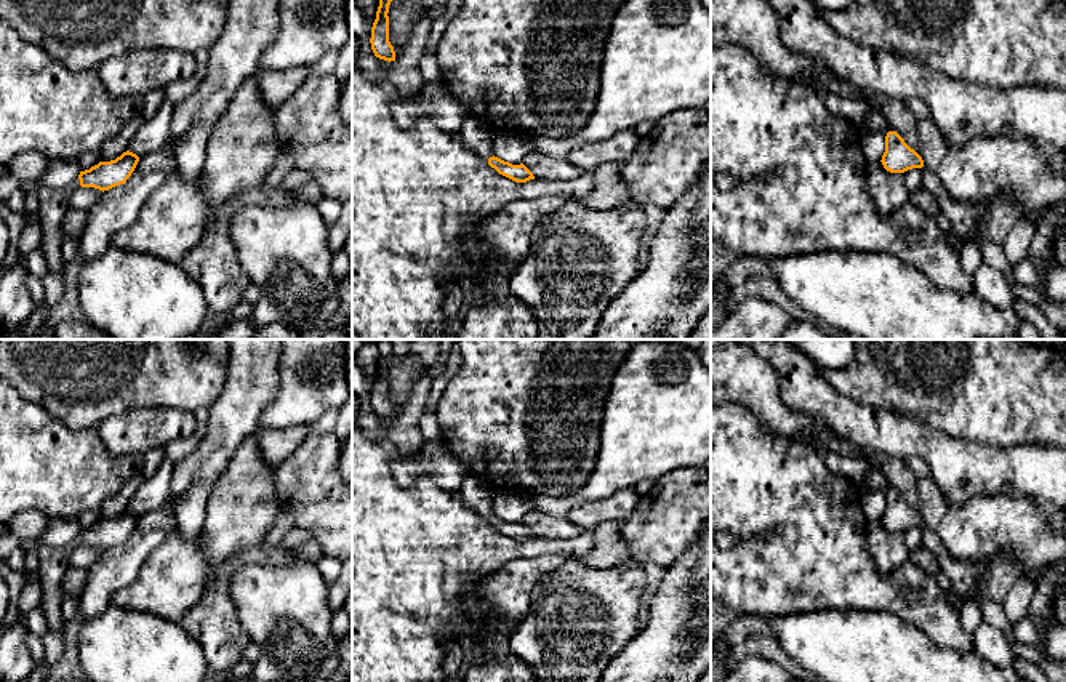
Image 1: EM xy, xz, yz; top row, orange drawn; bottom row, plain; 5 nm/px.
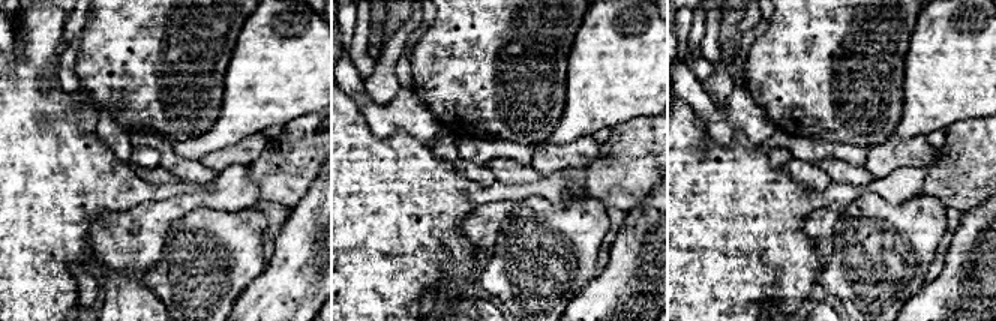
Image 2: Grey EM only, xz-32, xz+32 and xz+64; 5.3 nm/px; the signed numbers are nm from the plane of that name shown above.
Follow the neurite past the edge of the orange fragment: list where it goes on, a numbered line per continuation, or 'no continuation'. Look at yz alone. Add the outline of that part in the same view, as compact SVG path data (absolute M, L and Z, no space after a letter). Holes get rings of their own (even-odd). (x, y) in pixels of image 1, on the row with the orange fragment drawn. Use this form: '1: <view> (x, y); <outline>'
no continuation

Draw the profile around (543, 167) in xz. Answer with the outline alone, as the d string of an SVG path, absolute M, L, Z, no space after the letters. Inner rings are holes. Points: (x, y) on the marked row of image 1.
M530 150L522 162L535 176L546 181L575 181L583 171L567 158L554 158L538 150Z

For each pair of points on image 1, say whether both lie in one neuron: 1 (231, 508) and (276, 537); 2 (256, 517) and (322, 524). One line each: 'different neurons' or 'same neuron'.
1: different neurons
2: different neurons

